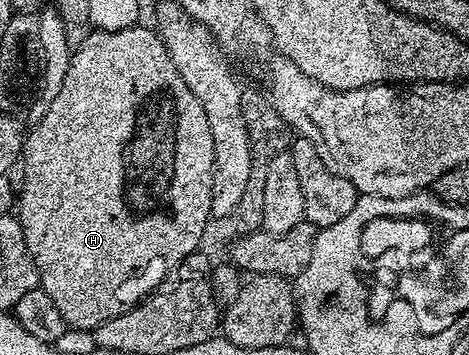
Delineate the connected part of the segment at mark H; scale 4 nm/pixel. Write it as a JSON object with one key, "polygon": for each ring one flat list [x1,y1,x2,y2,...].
{"polygon":[[135,26,128,29,116,30,115,32,91,31,89,38,83,48,77,49,70,57,70,65,68,66,68,78,64,78,64,86,60,86,60,94,56,94,56,99,52,101,52,106,48,106,48,114,44,114,44,118,36,125,33,125,25,133,22,142,22,154,20,160,20,172,22,168,22,188,20,184,20,199,16,204,16,215,20,226,24,230,24,242,28,242,28,254,32,254,34,265,38,271,38,283,48,294,48,298,52,298,52,302,60,309,60,314,64,314,67,325,72,328,89,328,91,330,99,328,104,322,108,322,108,318,116,318,120,314,124,314,128,310,132,310,140,301,146,299,155,290,163,287,162,279,173,270,177,264,182,264,194,251,198,248,198,243,202,240,202,235,206,232,206,223,212,220,210,207,212,206,212,182,214,181,214,151,212,150,212,130,208,130,208,118,204,114,204,106,200,106,200,102,196,102,192,90,188,90,188,82,184,82,184,78,180,78,180,70,176,70,176,66,170,57,170,51,167,50,162,37,158,35,153,27,142,28]]}

